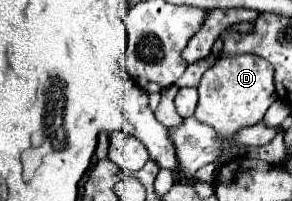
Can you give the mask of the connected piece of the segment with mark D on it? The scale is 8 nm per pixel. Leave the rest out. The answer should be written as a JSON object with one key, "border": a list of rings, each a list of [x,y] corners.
{"border":[[[238,55],[238,57],[220,57],[204,75],[198,85],[198,107],[194,111],[194,117],[198,121],[210,125],[218,137],[228,140],[238,133],[238,129],[244,129],[246,125],[254,125],[262,121],[268,107],[276,101],[274,93],[274,69],[272,65],[254,55]]]}

